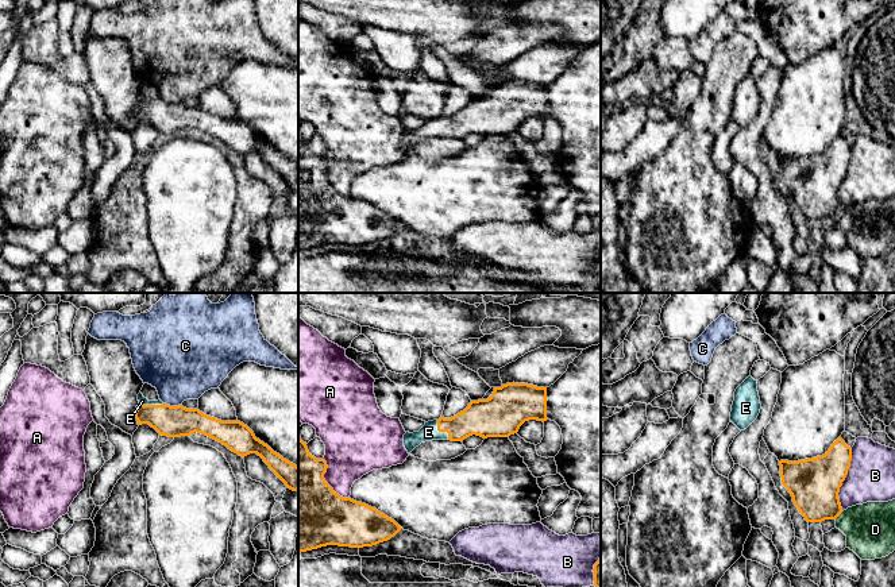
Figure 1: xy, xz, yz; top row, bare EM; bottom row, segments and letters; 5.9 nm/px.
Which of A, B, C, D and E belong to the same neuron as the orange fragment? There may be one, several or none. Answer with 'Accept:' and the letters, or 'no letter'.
Accept: E

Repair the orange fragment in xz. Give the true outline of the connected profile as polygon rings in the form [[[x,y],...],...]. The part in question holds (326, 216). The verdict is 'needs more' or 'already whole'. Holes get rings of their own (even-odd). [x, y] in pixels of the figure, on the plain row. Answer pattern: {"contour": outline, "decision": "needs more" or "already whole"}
{"contour": [[[298,132],[298,251],[327,243],[373,244],[394,235],[402,225],[366,201],[343,196],[325,179],[327,159],[316,157]]], "decision": "already whole"}

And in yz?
{"contour": [[[838,135],[822,154],[779,159],[782,182],[807,220],[836,217],[842,211],[838,190],[850,158],[852,146]]], "decision": "already whole"}

